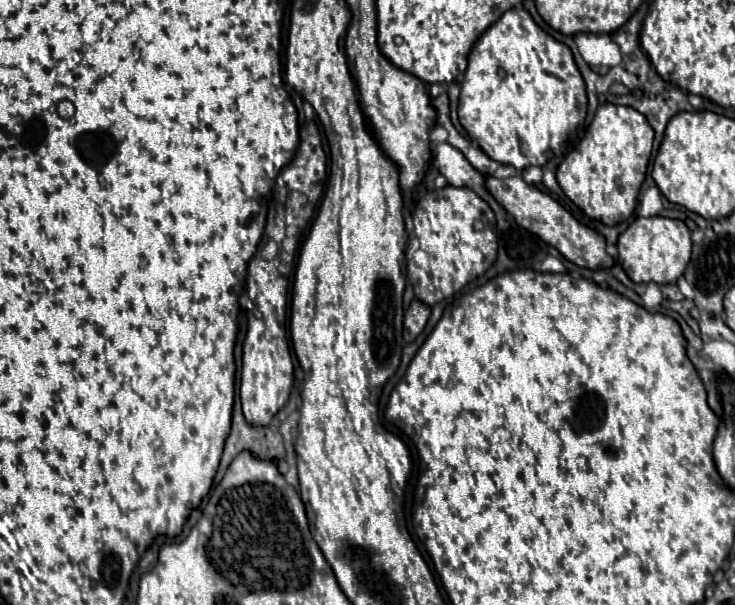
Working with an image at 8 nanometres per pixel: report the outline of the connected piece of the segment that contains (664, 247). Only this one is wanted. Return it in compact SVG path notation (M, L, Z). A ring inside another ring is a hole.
M649 216L635 218L617 240L617 262L633 282L673 284L685 272L691 258L691 232L683 220Z

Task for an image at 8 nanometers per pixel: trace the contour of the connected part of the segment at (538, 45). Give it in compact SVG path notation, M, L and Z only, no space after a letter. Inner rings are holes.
M525 8L507 10L487 32L475 42L469 54L469 66L461 84L459 122L481 150L495 162L509 164L515 170L545 166L545 162L563 152L571 134L585 122L587 92L585 82L567 44L545 32Z

